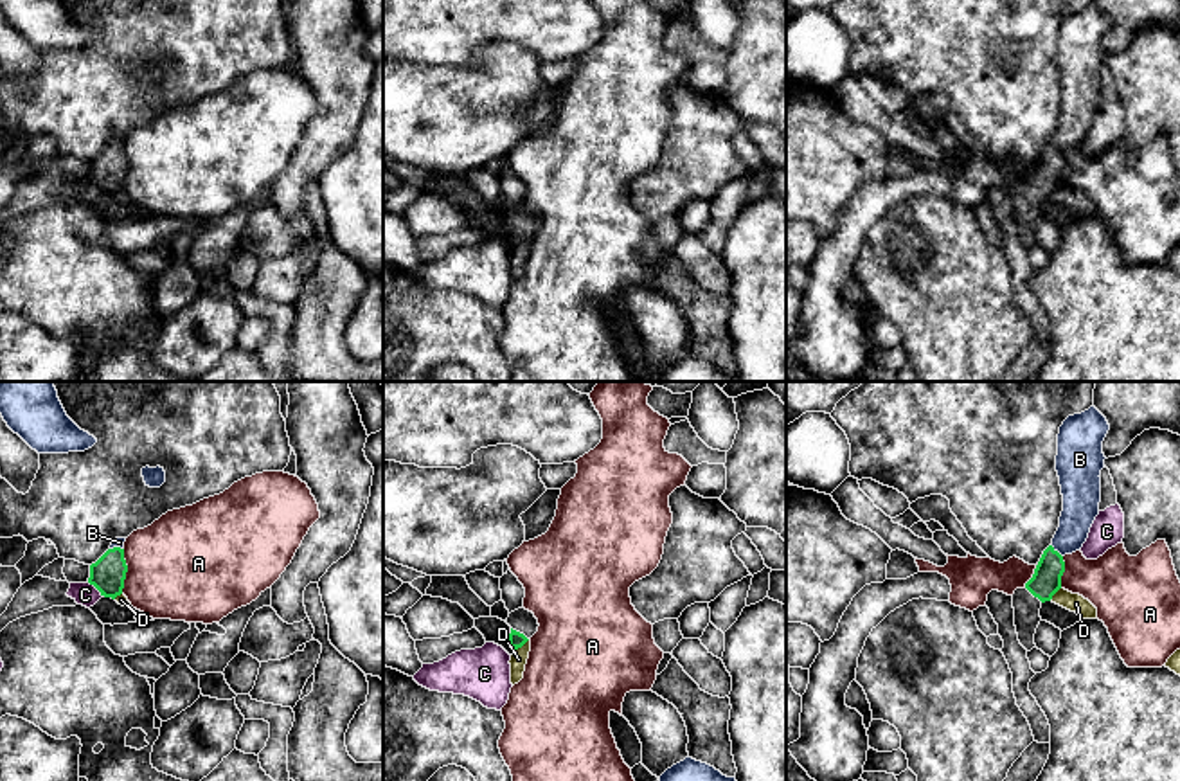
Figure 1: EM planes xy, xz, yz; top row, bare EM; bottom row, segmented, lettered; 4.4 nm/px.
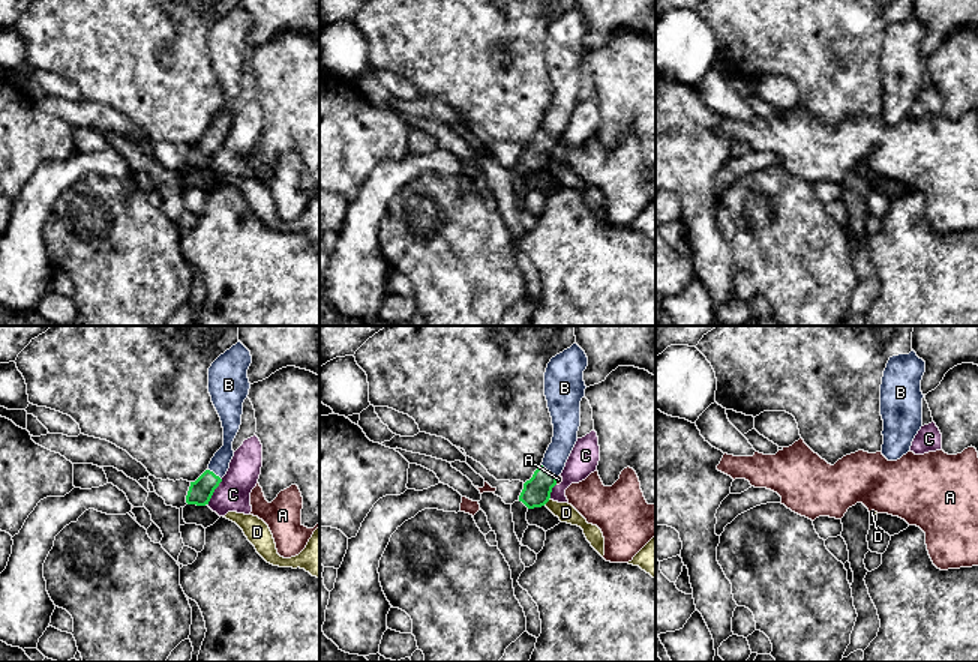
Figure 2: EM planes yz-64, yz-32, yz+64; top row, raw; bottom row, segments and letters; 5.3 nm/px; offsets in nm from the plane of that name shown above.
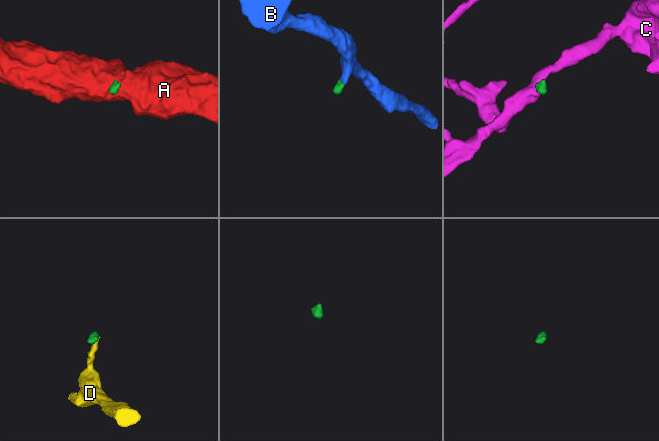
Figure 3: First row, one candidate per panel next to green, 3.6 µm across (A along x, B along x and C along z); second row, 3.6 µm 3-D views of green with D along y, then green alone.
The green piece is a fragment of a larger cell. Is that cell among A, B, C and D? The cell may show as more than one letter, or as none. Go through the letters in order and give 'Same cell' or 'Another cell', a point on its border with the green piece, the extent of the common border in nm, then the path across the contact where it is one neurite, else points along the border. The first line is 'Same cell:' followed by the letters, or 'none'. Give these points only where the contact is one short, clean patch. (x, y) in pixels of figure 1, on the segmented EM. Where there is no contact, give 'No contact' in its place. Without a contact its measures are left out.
Same cell: B
A: Another cell. Touches green at xy (126, 571). Shared border 200 nm. Boundary: xy (125, 549), (126, 578), (121, 592)
B: Same cell. Touches green at yz (1056, 551). Shared border 80 nm. Path across: yz (1045, 582), (1056, 551), (1072, 533), (1080, 501)
C: Another cell. Touches green at xy (96, 587). Shared border 90 nm. Boundary: xy (89, 582), (101, 596)
D: Another cell. Touches green at xz (522, 645). Shared border 90 nm. Boundary: xz (529, 639), (515, 650)

